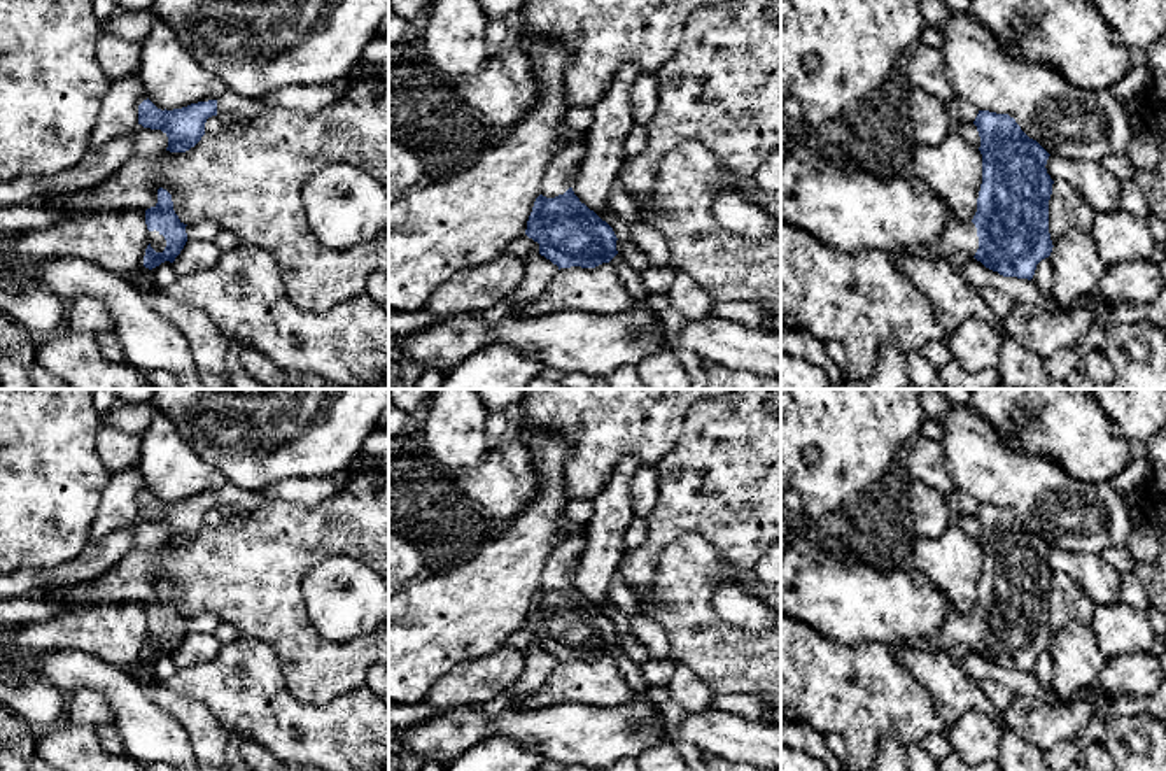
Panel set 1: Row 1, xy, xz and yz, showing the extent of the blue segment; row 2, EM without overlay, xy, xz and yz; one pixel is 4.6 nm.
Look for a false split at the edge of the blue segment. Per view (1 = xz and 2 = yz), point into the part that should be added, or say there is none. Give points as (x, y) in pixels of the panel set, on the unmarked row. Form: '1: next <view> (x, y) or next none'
1: next xz (561, 565)
2: next yz (958, 633)

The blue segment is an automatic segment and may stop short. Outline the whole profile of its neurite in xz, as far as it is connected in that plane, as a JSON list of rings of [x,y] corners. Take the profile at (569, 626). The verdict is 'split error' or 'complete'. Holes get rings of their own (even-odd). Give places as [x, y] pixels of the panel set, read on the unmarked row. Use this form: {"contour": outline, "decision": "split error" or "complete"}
{"contour": [[[572,526],[546,559],[525,627],[539,636],[539,647],[560,661],[595,661],[616,647],[613,620],[572,584],[572,573],[587,547],[583,526]]], "decision": "split error"}

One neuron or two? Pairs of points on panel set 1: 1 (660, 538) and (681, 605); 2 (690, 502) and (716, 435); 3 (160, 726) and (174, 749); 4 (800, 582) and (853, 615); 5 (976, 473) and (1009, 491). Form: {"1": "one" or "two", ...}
{"1": "two", "2": "one", "3": "one", "4": "one", "5": "one"}

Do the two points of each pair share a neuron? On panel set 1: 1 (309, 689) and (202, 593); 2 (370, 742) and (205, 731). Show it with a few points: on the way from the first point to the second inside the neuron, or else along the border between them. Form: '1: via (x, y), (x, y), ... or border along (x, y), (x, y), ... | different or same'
1: via (302, 656), (235, 593) | same
2: border along (196, 700), (226, 728) | different

